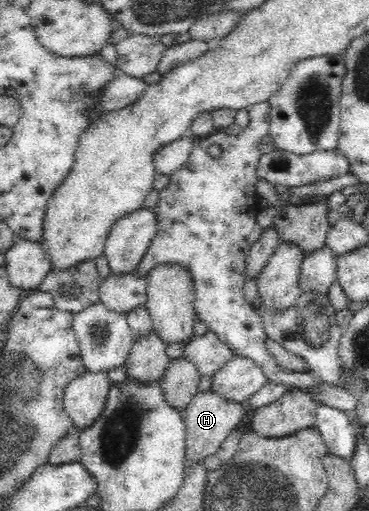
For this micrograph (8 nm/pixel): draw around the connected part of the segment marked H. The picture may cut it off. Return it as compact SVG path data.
M211 387L207 391L198 391L184 409L186 425L186 463L202 462L205 457L215 453L219 445L227 439L228 433L241 428L246 423L248 410L245 404L229 401L215 393Z

